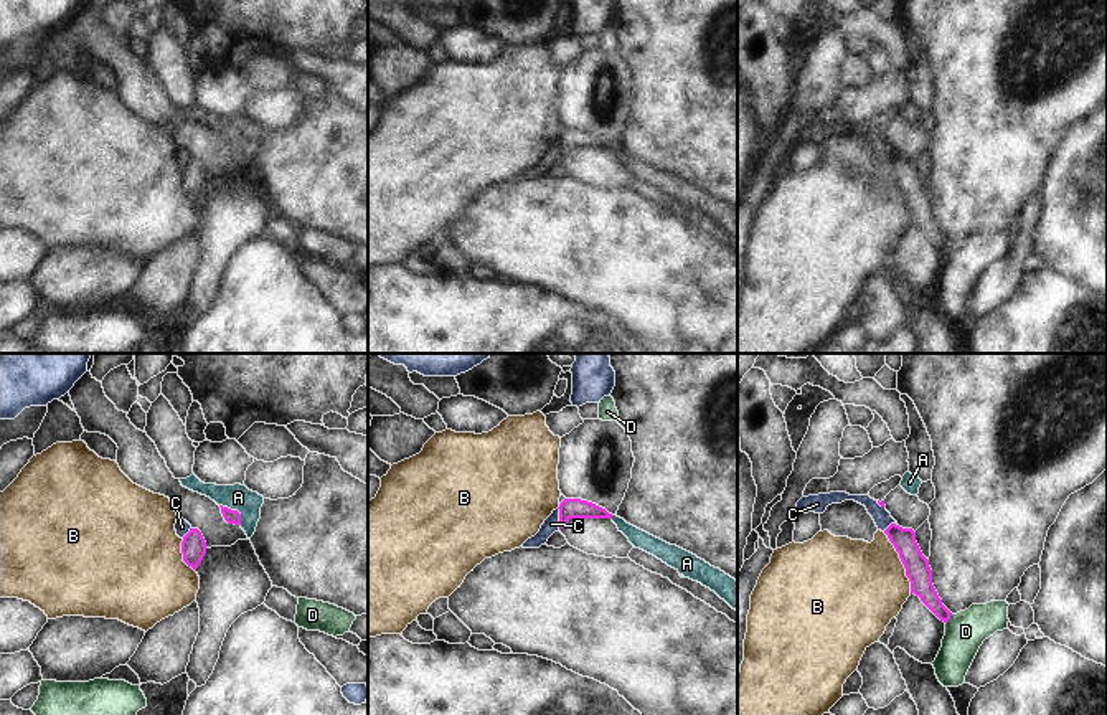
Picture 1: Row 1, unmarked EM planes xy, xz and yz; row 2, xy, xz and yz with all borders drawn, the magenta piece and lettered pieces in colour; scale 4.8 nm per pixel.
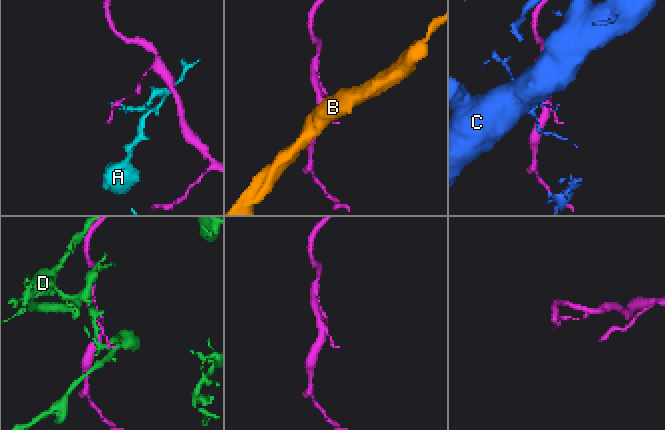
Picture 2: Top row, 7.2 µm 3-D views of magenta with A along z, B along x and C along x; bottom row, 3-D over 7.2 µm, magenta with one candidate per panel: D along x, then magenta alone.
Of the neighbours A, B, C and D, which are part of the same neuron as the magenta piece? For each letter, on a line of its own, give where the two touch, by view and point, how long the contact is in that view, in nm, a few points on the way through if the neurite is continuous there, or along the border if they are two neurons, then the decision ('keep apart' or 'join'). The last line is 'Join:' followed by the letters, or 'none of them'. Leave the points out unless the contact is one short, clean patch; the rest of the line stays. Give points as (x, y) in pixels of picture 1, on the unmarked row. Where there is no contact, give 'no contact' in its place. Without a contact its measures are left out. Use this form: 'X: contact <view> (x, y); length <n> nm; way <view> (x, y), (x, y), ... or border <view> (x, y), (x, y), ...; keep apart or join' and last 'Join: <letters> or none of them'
A: contact xy (235, 141); length 150 nm; border xy (220, 134), (235, 139), (240, 144), (241, 154); keep apart
B: contact yz (901, 190); length 320 nm; border yz (883, 162), (898, 184), (911, 222); keep apart
C: contact xz (560, 147); length 100 nm; border xz (558, 137), (560, 157); keep apart
D: contact yz (949, 248); length 70 nm; border yz (952, 245), (946, 255); keep apart
Join: none of them

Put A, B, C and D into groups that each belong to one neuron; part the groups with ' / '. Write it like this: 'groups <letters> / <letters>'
groups A B / C / D

